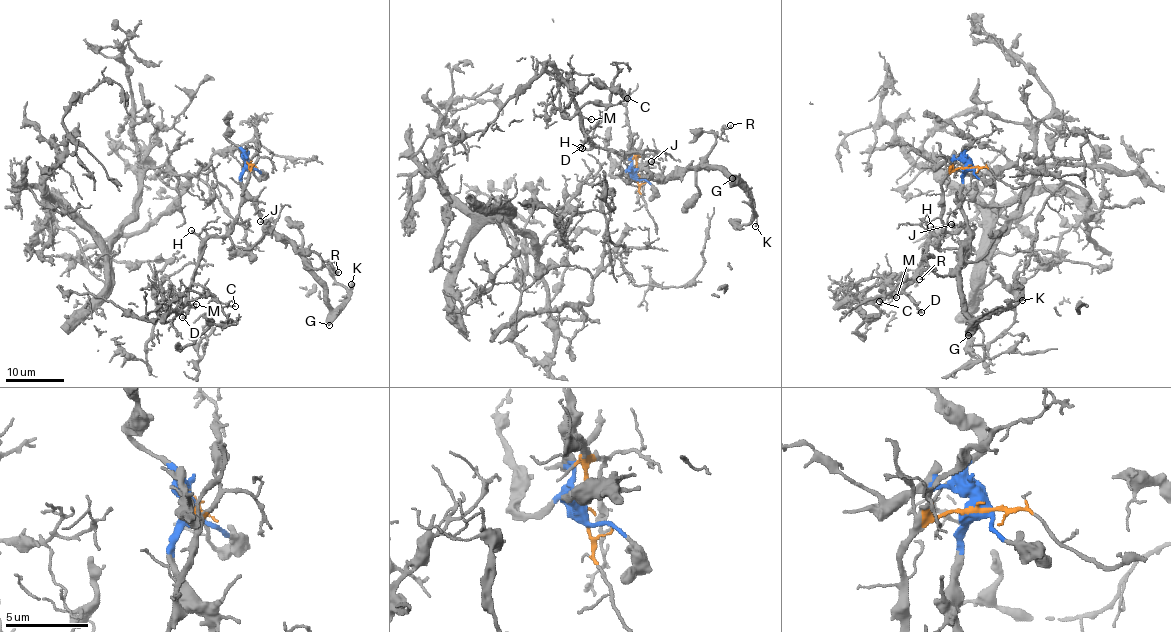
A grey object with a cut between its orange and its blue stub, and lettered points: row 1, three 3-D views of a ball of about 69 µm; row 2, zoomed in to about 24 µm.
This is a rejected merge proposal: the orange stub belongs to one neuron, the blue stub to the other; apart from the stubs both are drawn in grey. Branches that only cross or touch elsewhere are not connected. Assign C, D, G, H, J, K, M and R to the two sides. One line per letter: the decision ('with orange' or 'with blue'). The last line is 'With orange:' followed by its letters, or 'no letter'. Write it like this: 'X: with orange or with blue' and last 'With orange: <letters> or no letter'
C: with orange
D: with orange
G: with blue
H: with orange
J: with blue
K: with blue
M: with orange
R: with blue
With orange: C, D, H, M

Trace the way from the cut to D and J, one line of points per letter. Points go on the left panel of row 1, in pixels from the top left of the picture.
D: (248, 163), (239, 217), (222, 236), (210, 236), (205, 242), (187, 295), (187, 313), (182, 317)
J: (248, 163), (241, 175), (243, 192), (267, 220), (260, 222)

